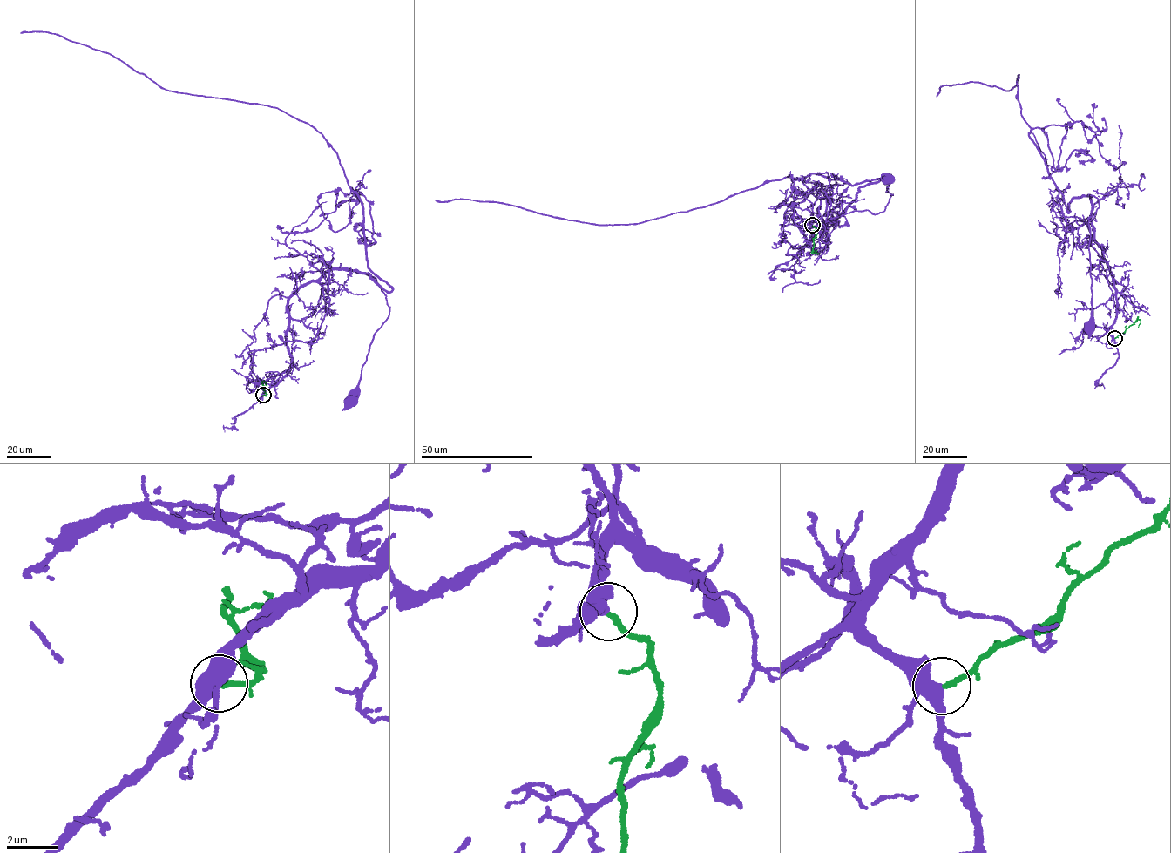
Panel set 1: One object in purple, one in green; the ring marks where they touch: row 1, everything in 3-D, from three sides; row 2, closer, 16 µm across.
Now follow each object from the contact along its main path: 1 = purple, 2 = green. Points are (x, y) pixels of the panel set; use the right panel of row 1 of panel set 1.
1: (1114, 338), (1107, 333), (1117, 312), (1116, 288), (1095, 240), (1091, 194), (1099, 205), (1089, 221), (1089, 324)
2: (1114, 338), (1137, 317), (1140, 321), (1138, 327)

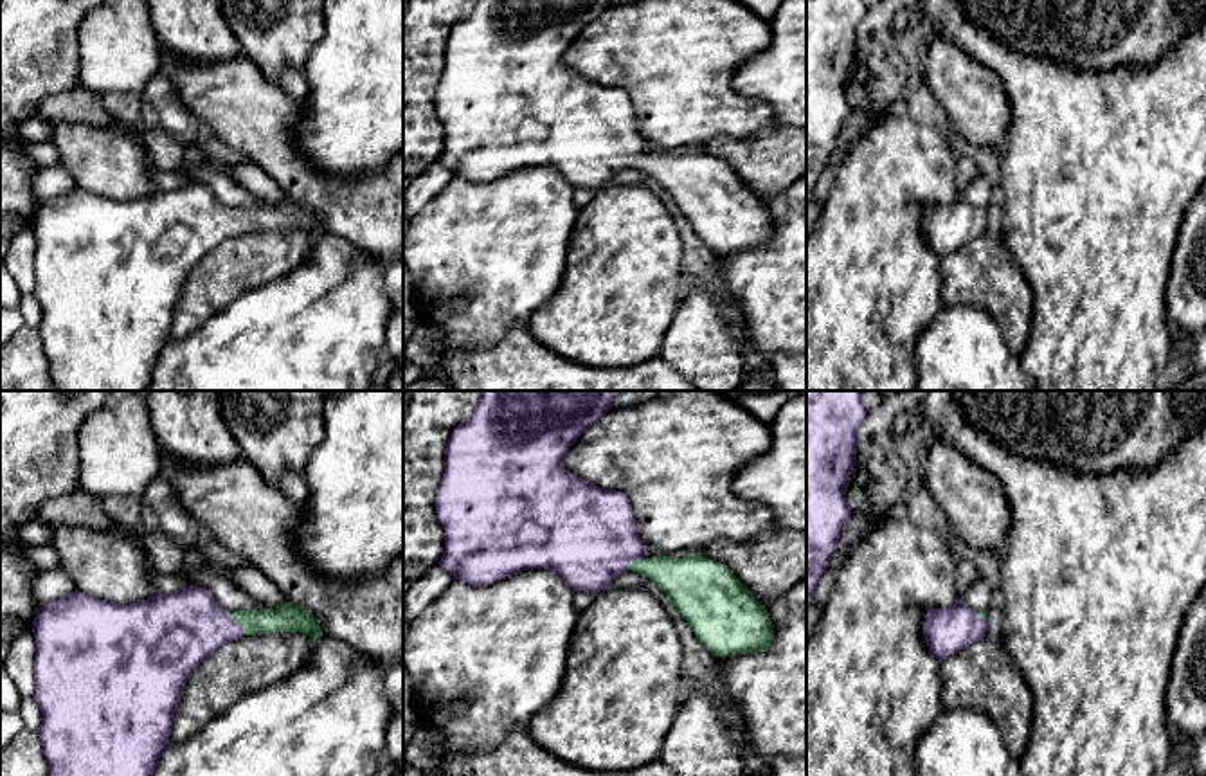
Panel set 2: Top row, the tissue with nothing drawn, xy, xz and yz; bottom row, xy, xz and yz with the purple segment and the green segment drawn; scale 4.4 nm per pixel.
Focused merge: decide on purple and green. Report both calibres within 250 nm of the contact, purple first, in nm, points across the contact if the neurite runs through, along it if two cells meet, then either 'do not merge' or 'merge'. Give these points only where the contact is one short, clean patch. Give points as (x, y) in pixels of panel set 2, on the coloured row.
340/130 nm | across xy (182, 629), (236, 623), (283, 618) | merge

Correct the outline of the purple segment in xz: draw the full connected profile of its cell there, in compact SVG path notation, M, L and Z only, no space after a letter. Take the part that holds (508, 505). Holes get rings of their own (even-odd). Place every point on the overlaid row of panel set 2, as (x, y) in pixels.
M481 391L472 416L454 429L445 448L445 474L436 495L436 513L445 528L439 565L454 580L473 587L488 587L522 571L554 571L574 592L592 596L610 587L619 574L634 571L668 594L675 610L716 657L767 650L774 641L769 612L727 565L704 555L650 558L626 493L599 488L563 466L571 447L612 409L621 393L625 391Z

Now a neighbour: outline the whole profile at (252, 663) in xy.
M302 632L256 634L225 643L187 679L169 745L189 740L243 697L293 677L313 645Z

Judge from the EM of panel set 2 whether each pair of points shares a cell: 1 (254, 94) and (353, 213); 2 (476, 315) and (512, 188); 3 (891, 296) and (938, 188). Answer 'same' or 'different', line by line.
1: same
2: same
3: same

